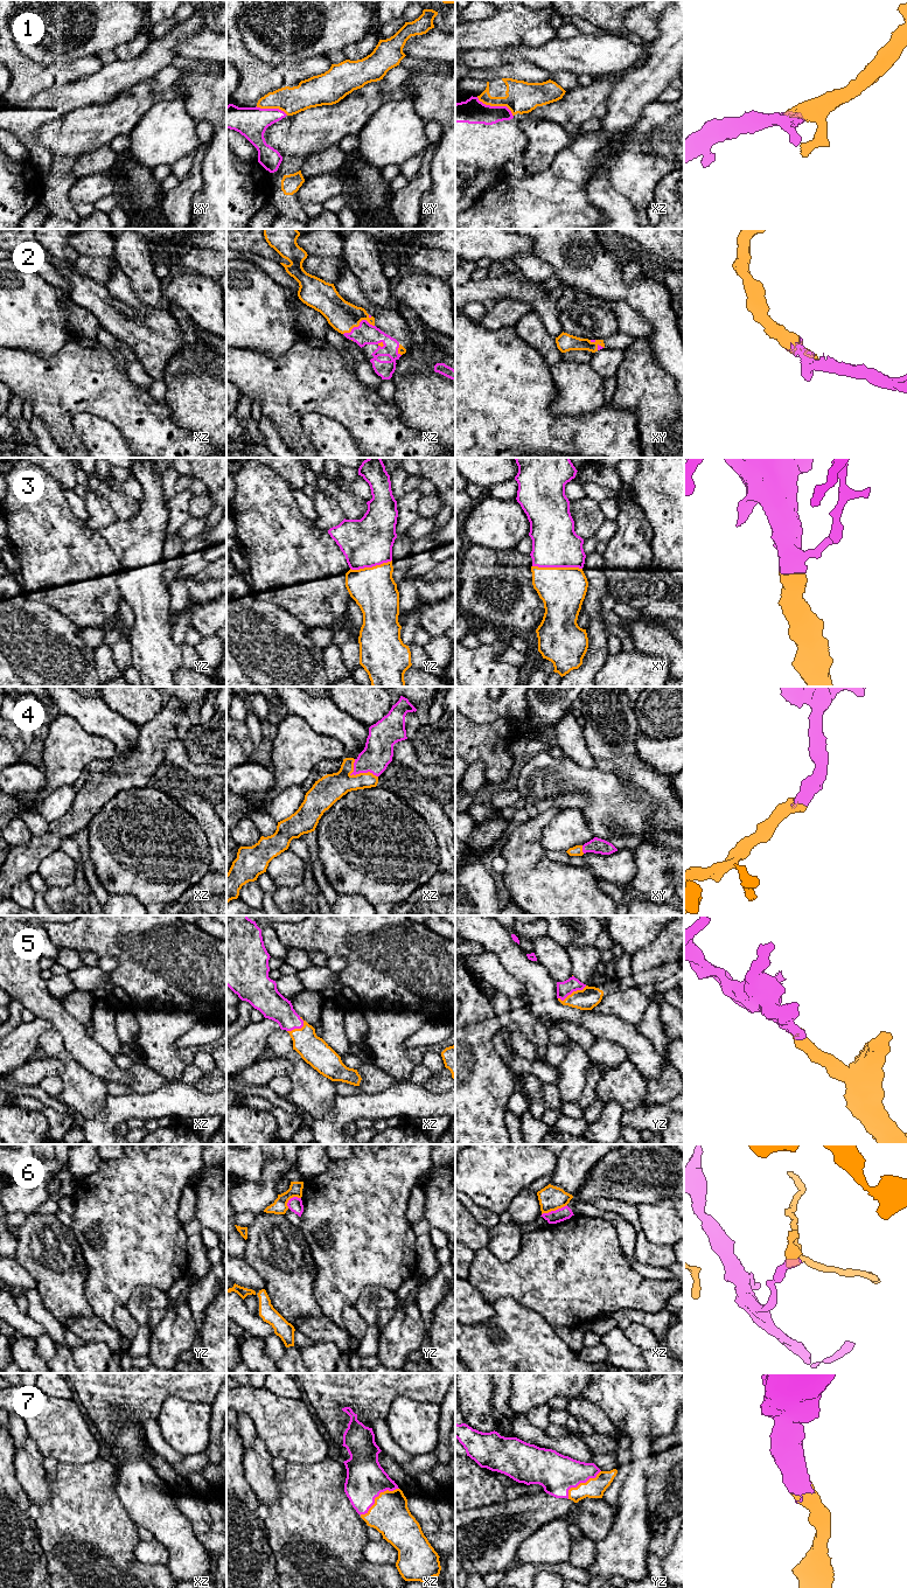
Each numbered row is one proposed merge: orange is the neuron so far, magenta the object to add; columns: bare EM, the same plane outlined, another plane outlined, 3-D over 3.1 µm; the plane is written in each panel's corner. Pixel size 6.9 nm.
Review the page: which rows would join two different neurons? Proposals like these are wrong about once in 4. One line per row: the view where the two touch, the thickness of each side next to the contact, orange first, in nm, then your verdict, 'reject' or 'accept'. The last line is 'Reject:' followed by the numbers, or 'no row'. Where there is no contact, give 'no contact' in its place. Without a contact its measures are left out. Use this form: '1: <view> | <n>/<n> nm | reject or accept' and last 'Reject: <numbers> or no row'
1: xz | 220/170 nm | accept
2: xz | 200/140 nm | accept
3: xy | 320/320 nm | accept
4: xz | 190/200 nm | accept
5: yz | 150/100 nm | accept
6: xz | 170/90 nm | reject
7: xz | 280/280 nm | accept
Reject: 6

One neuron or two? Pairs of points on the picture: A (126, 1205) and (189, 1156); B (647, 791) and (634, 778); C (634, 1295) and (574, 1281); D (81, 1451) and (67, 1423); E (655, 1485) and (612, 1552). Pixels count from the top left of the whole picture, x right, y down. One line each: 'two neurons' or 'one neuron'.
A: one neuron
B: one neuron
C: one neuron
D: one neuron
E: two neurons

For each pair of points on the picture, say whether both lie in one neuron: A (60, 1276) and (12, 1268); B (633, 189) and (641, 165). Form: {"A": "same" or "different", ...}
{"A": "different", "B": "same"}

